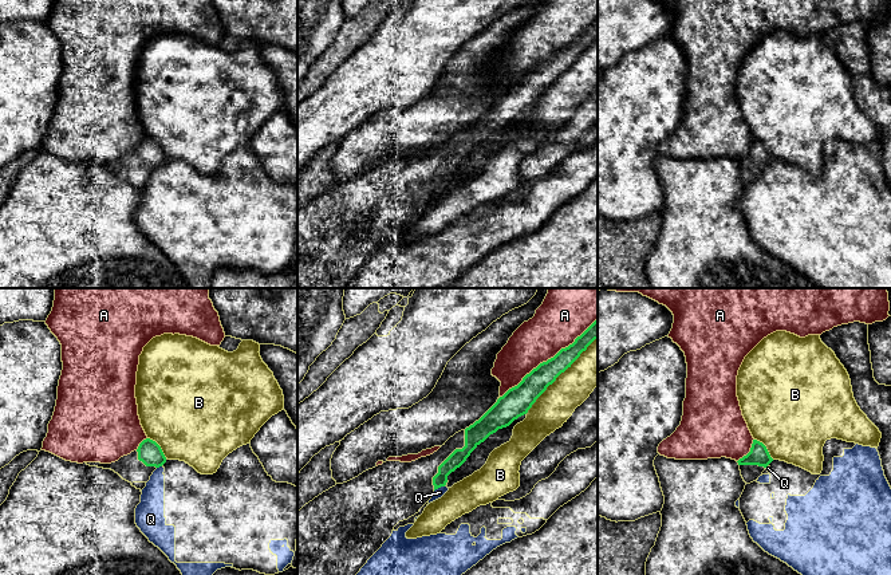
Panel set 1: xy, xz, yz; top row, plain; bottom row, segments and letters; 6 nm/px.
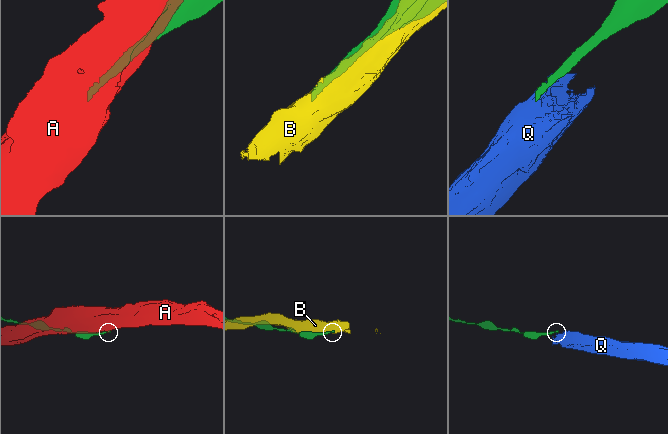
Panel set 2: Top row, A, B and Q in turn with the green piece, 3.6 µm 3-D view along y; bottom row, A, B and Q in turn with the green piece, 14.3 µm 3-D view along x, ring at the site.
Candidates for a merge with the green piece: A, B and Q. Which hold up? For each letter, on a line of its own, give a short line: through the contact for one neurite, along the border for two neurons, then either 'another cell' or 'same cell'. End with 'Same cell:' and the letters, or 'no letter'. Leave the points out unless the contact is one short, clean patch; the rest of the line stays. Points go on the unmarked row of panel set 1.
A: another cell
B: another cell
Q: line xz (444, 185), (434, 190); another cell
Same cell: no letter

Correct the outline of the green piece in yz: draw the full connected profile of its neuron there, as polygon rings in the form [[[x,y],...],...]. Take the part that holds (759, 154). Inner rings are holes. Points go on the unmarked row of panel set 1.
[[[753,139],[750,151],[740,158],[737,162],[740,165],[741,176],[746,184],[756,181],[765,168],[773,161],[766,146]]]

